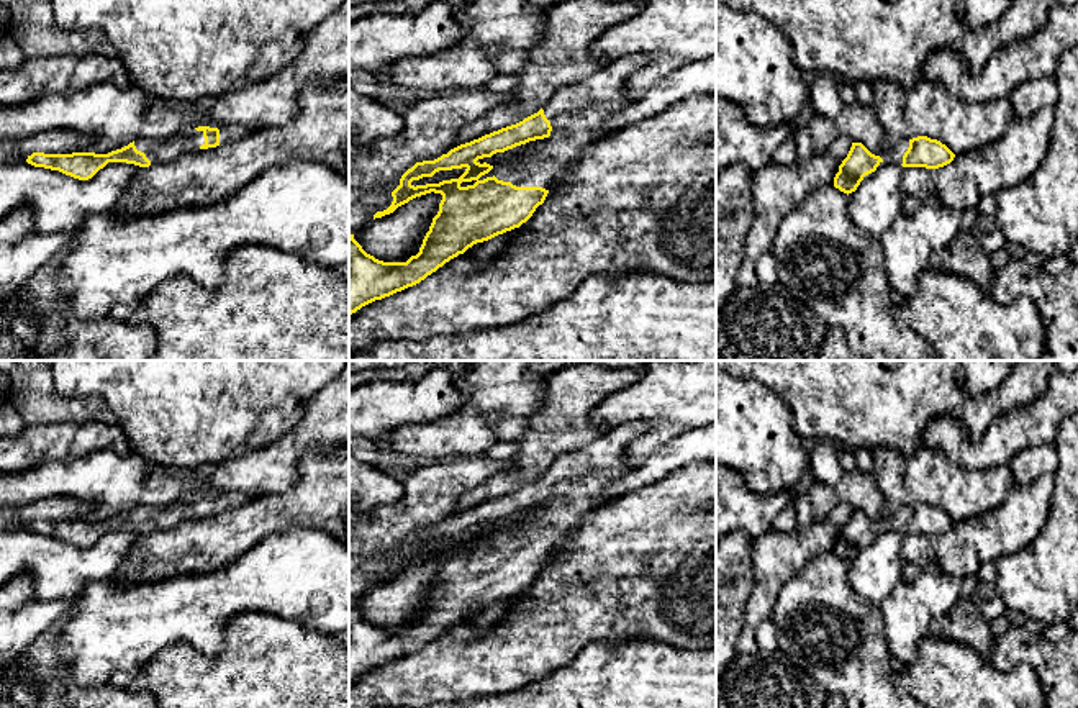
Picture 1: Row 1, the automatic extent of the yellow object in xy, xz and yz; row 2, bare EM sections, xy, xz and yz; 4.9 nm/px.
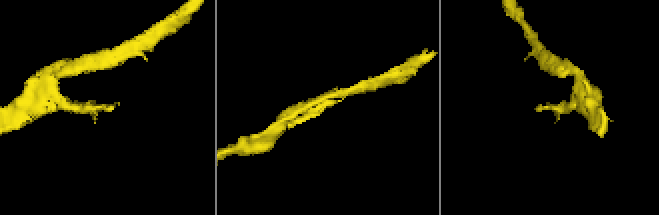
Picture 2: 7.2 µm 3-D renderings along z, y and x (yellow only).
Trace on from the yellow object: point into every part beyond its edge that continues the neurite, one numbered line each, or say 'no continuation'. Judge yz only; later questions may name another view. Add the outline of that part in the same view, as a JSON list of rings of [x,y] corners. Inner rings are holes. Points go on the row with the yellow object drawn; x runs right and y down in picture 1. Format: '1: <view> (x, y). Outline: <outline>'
1: yz (895, 154). Outline: [[[903,139],[899,143],[896,143],[891,149],[885,151],[881,159],[885,162],[896,162],[896,164],[903,164],[903,156],[909,148],[909,139]]]

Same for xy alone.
1: xy (187, 141). Outline: [[[195,128],[177,133],[165,141],[134,141],[136,149],[146,154],[151,166],[172,162],[187,152],[202,151],[202,144],[205,144],[203,131],[197,131]]]

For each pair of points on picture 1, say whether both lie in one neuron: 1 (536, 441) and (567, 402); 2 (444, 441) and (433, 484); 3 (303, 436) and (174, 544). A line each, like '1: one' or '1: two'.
1: one
2: two
3: two

